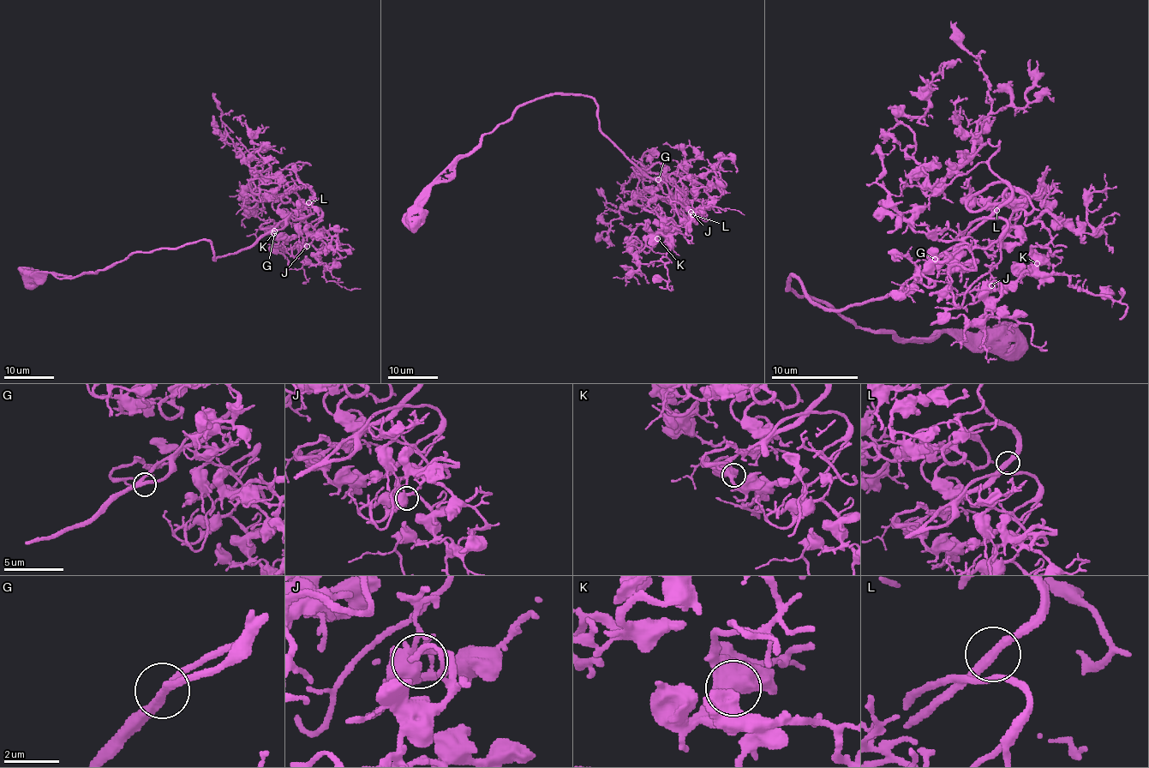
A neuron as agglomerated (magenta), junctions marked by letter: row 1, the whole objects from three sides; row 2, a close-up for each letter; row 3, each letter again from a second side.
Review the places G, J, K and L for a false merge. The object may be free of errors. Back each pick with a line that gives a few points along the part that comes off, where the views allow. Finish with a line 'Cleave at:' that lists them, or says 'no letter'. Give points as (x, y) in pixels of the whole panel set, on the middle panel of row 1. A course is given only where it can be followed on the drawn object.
Cleave at: no letter

